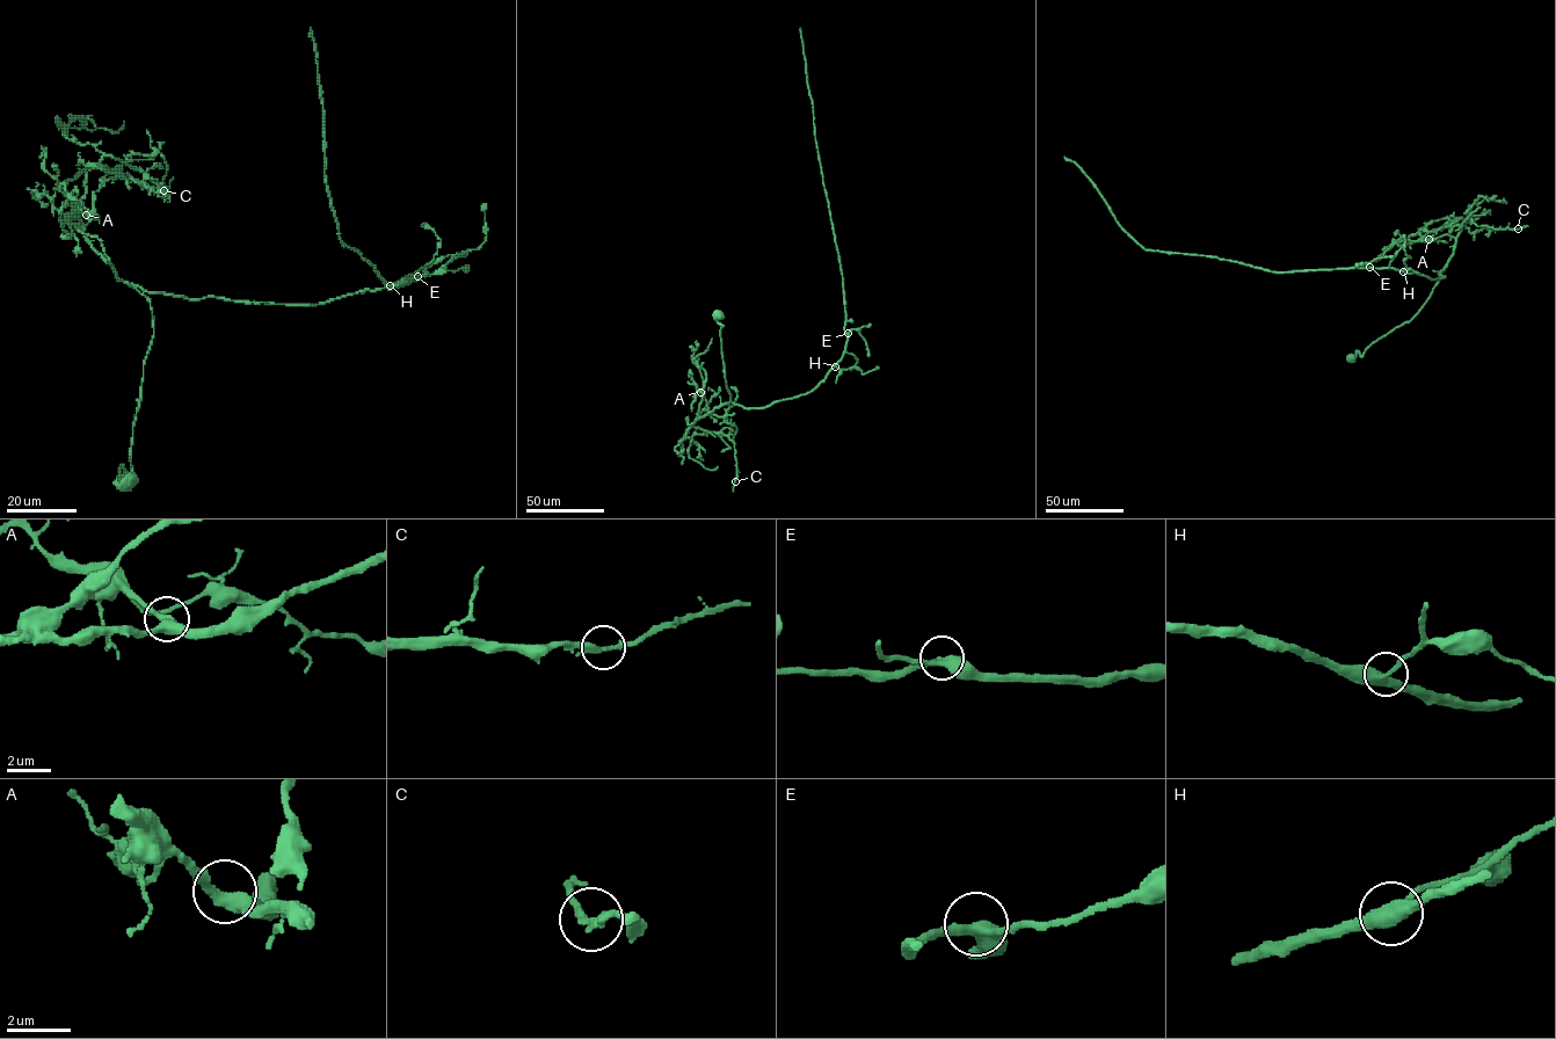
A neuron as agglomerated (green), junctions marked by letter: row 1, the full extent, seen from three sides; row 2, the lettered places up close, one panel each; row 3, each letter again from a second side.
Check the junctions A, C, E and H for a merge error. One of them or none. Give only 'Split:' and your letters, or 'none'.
Split: none

